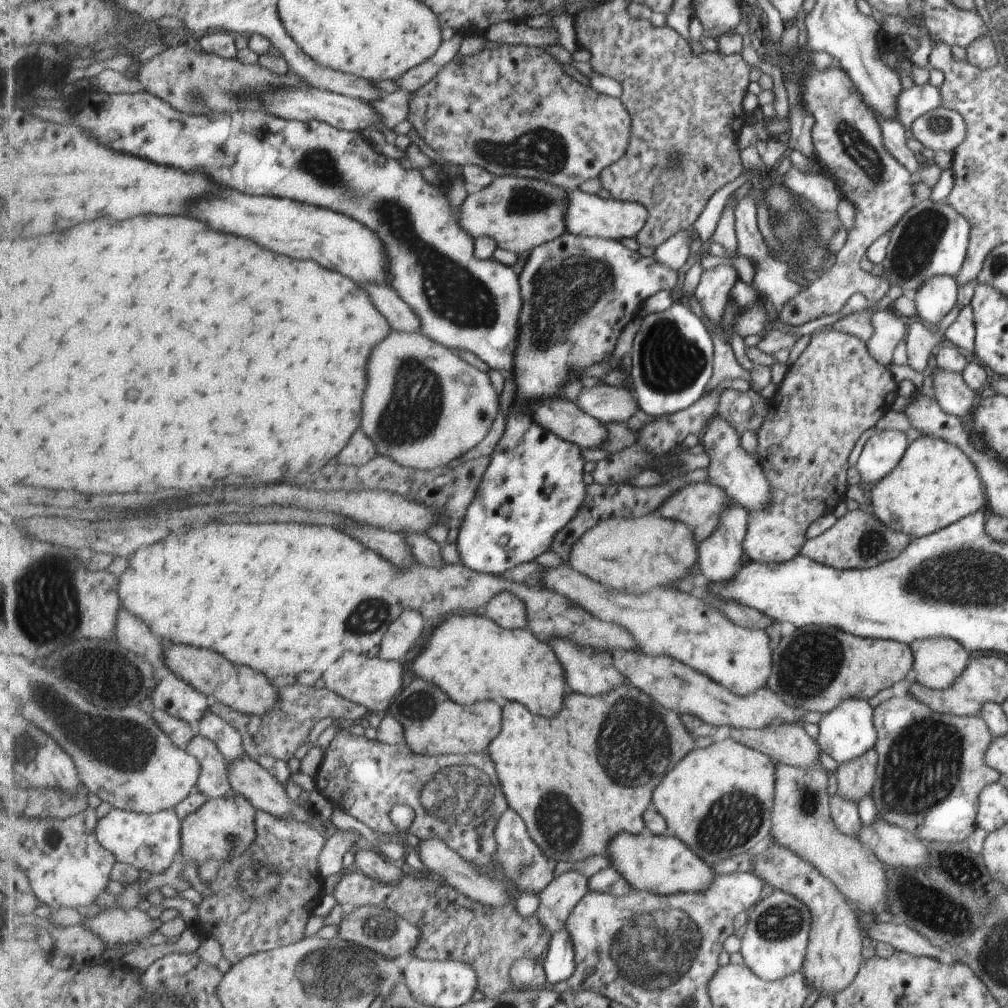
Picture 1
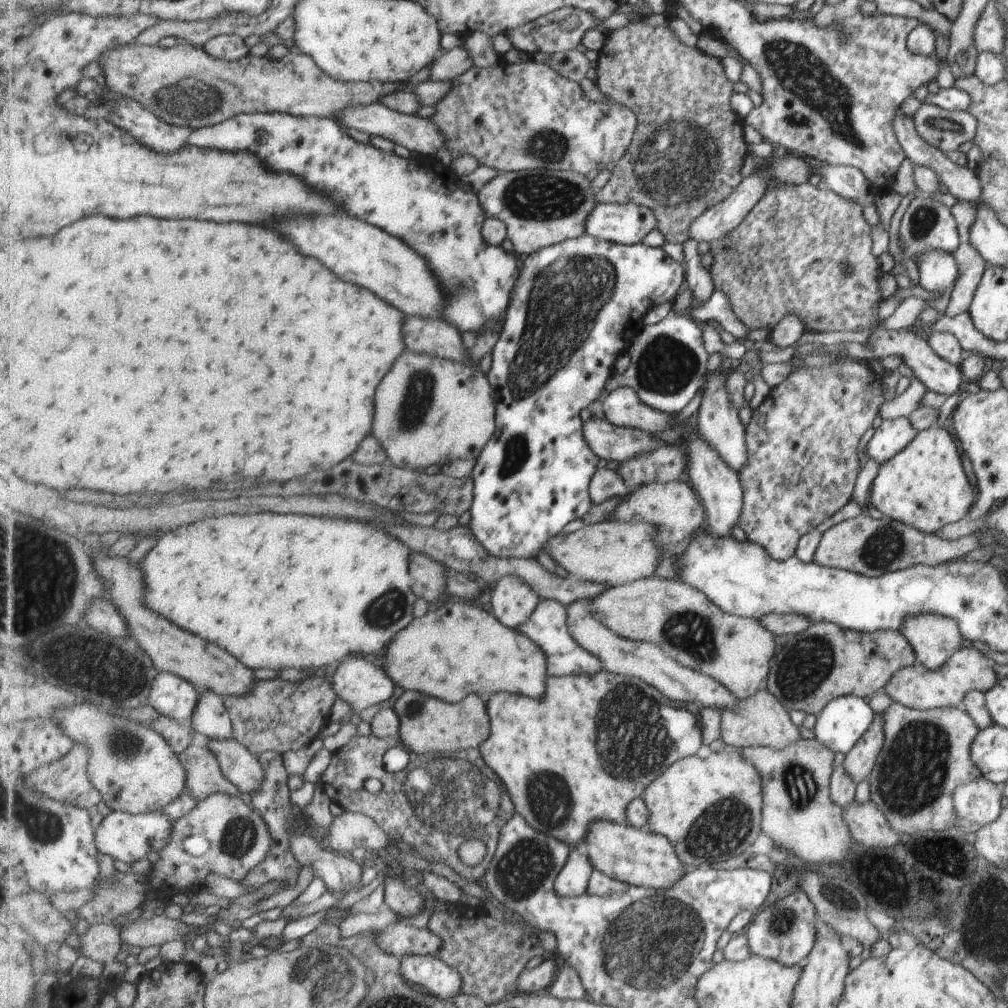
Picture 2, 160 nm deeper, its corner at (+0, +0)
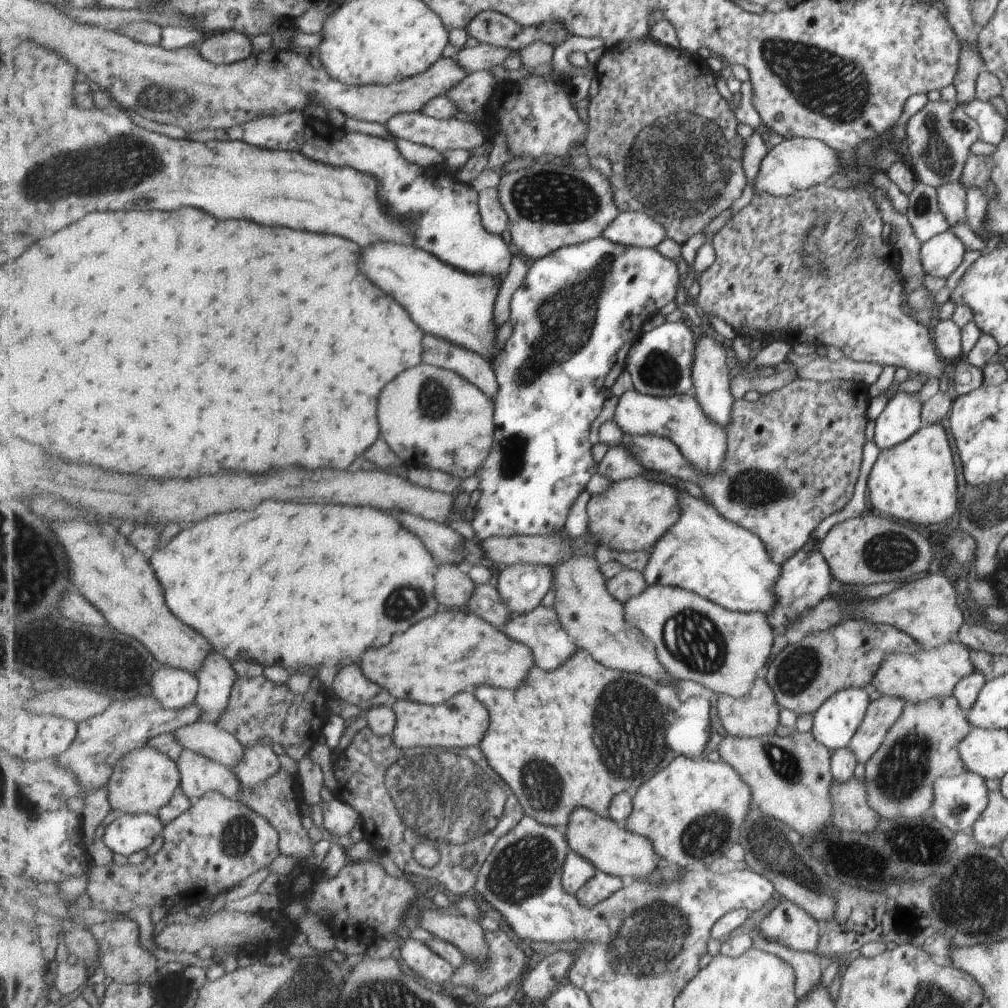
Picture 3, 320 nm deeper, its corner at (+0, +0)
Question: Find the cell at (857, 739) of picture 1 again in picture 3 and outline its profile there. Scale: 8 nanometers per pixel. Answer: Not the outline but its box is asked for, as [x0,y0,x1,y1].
[809,687,869,750]

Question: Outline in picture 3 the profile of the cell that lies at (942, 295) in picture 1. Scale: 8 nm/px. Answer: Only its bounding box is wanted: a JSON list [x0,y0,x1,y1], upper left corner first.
[919,230,963,278]

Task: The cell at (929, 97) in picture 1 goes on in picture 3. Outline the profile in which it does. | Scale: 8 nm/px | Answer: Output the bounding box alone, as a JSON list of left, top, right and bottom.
[961,99,1006,146]

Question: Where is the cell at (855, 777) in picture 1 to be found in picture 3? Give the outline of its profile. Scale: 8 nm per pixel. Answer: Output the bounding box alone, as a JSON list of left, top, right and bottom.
[848,695,909,765]

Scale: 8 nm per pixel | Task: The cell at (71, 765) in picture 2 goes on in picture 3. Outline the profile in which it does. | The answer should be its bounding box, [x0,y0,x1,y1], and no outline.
[56,694,204,794]

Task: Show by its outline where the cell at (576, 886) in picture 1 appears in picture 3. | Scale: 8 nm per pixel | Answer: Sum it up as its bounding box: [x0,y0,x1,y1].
[562,850,598,895]

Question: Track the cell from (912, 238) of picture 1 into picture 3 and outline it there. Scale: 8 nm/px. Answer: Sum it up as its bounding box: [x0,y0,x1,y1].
[904,181,949,242]

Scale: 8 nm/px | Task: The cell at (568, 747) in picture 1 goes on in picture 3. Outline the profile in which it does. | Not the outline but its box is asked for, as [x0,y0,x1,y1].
[477,649,710,828]

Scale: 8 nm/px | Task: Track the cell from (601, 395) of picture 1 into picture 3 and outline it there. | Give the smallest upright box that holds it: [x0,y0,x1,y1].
[613,388,727,475]

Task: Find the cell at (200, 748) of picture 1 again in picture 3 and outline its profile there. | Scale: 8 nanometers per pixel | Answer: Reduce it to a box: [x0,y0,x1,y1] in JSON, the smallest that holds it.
[177,749,242,800]

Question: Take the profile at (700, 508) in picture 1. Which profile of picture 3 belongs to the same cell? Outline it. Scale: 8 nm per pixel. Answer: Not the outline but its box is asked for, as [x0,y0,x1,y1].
[586,477,680,551]

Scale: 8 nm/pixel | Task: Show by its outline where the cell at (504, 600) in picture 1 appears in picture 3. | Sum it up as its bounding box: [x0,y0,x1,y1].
[497,563,554,615]

